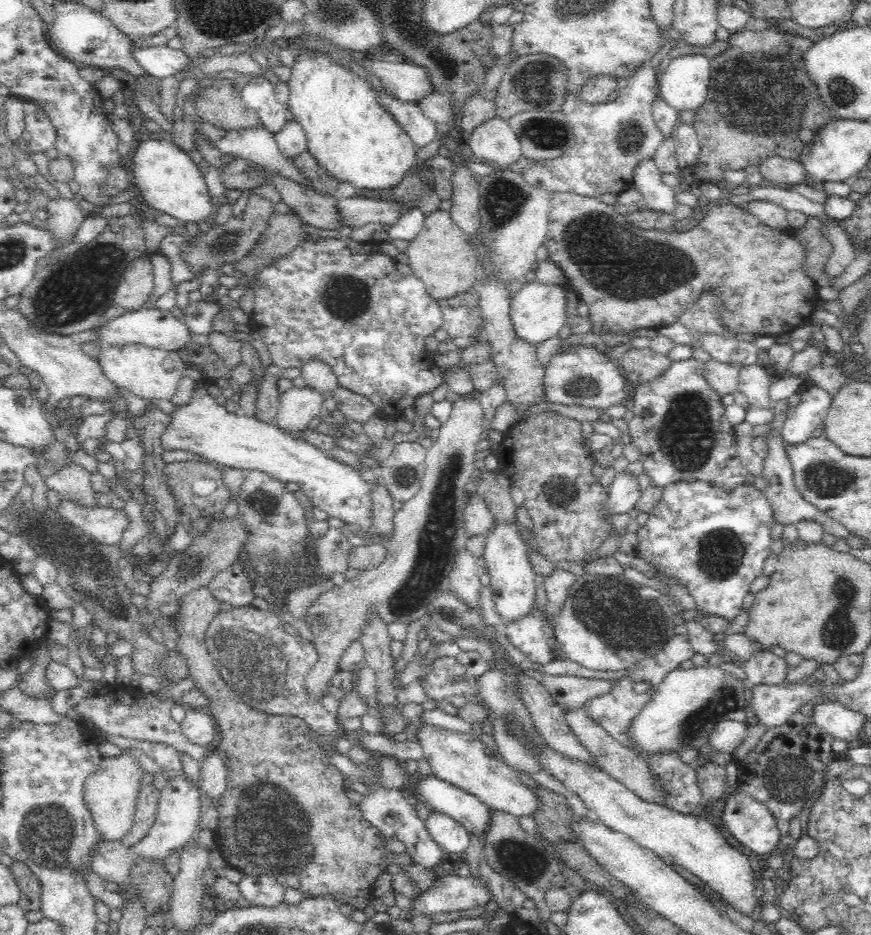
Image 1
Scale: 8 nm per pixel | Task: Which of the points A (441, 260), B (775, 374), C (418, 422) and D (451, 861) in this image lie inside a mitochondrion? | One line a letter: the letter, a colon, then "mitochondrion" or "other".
A: other
B: other
C: other
D: other

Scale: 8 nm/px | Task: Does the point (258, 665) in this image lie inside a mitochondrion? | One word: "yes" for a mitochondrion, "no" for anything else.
yes

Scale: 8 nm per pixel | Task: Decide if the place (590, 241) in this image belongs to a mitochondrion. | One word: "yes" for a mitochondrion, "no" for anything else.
yes

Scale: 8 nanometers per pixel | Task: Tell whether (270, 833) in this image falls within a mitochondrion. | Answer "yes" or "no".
yes

